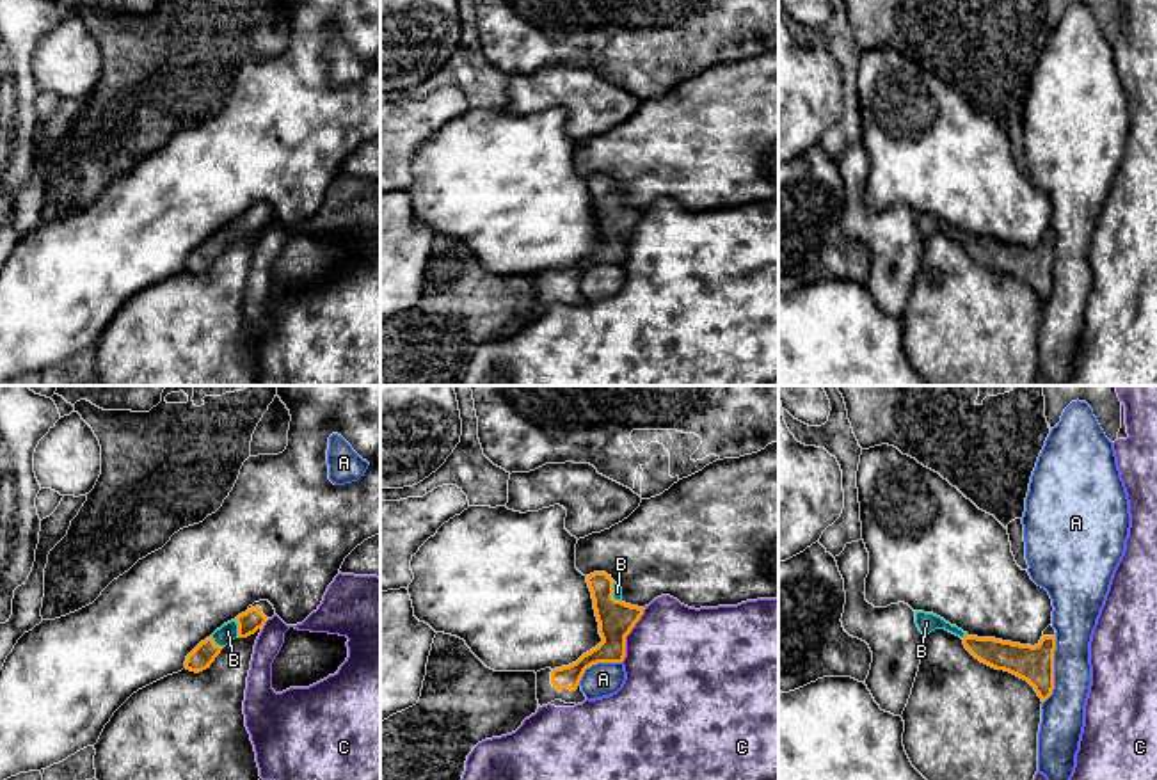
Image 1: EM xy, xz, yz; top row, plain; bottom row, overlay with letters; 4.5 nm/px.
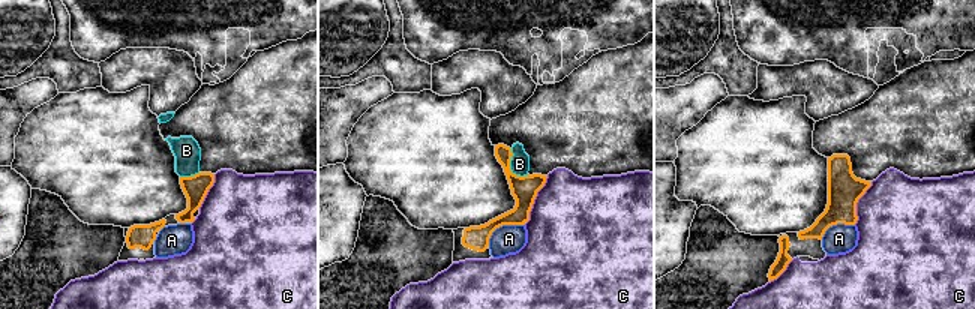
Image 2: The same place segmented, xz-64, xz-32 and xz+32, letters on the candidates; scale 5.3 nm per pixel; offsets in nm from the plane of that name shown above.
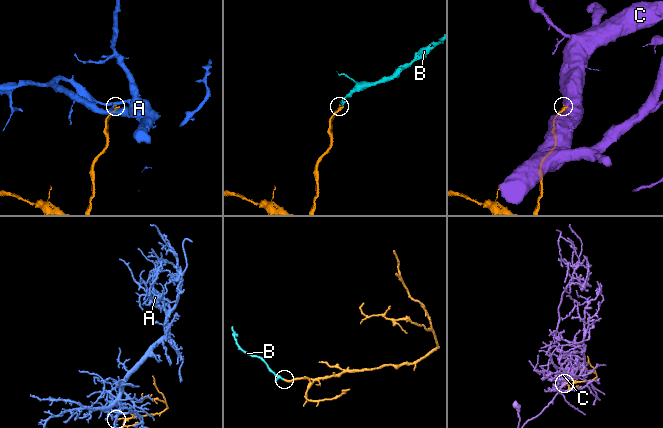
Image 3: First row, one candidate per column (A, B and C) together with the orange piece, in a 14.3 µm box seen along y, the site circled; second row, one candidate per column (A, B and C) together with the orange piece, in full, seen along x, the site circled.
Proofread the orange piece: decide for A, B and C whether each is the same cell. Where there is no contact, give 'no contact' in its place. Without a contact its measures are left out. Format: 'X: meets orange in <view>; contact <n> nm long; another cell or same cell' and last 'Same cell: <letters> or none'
A: meets orange in yz; contact 300 nm long; another cell
B: meets orange in xy; contact 90 nm long; same cell
C: meets orange in xz; contact 280 nm long; another cell
Same cell: B

